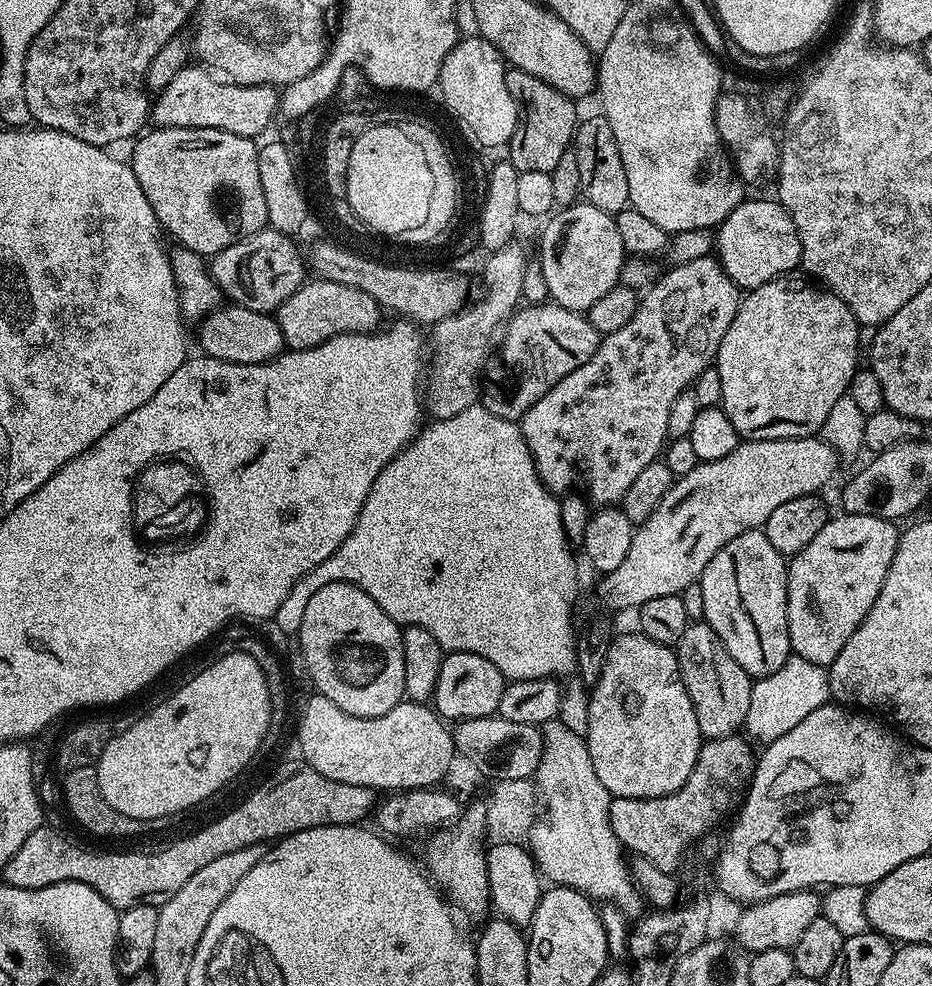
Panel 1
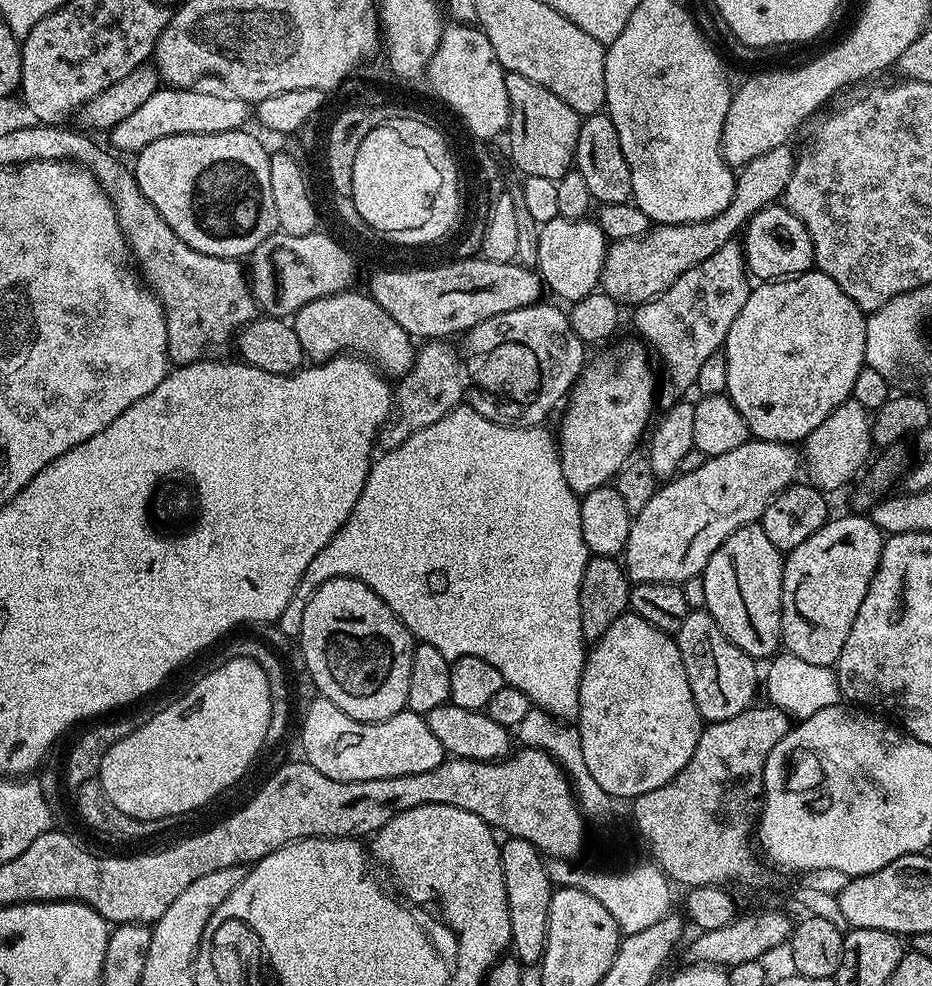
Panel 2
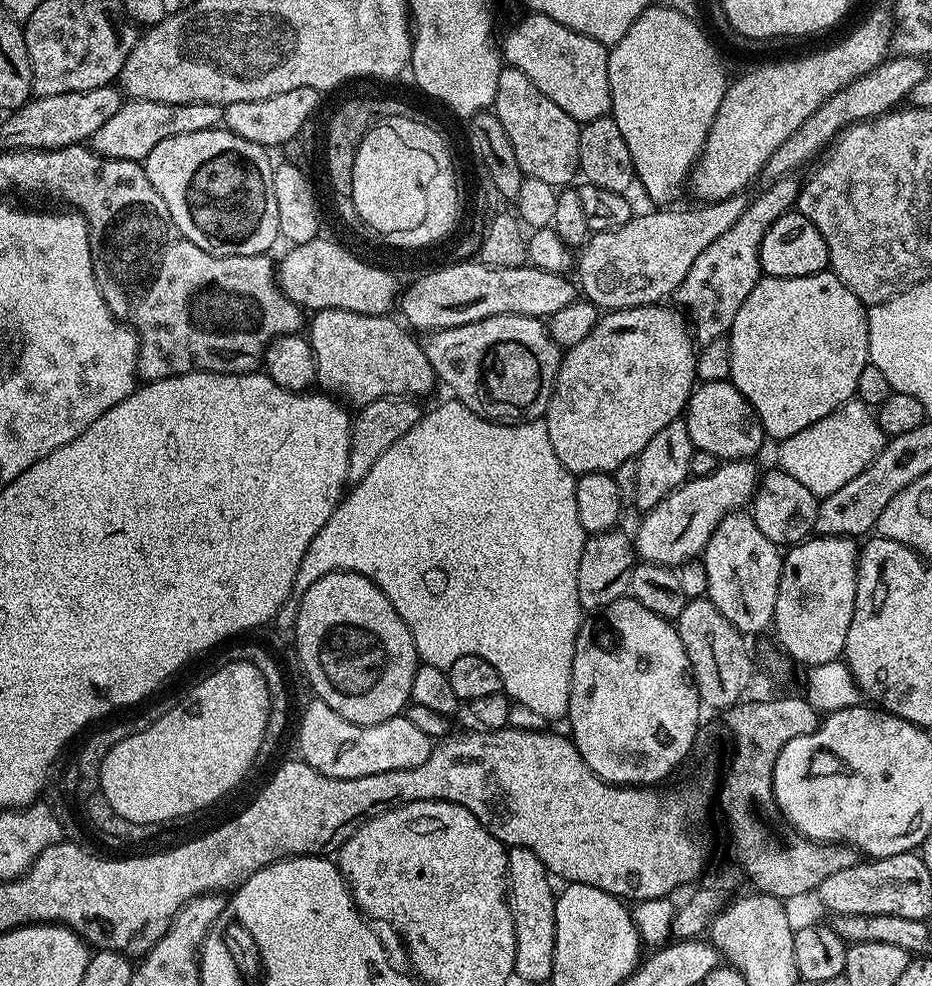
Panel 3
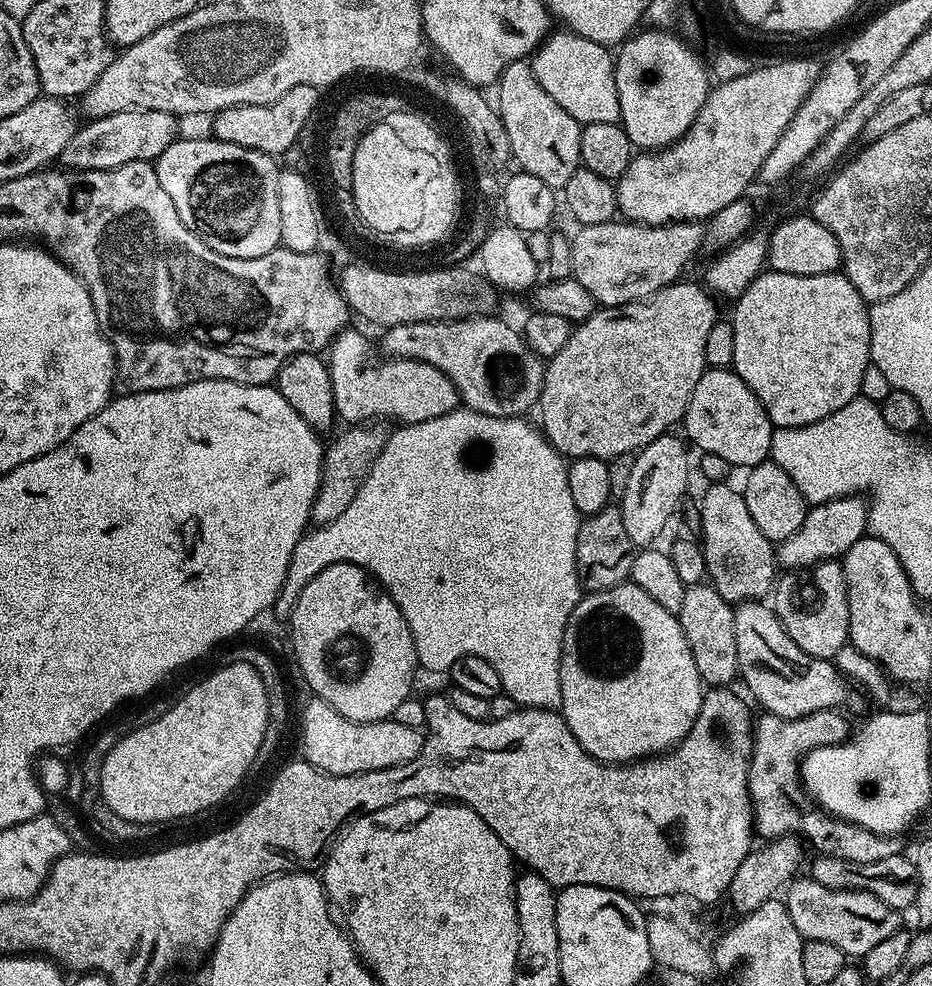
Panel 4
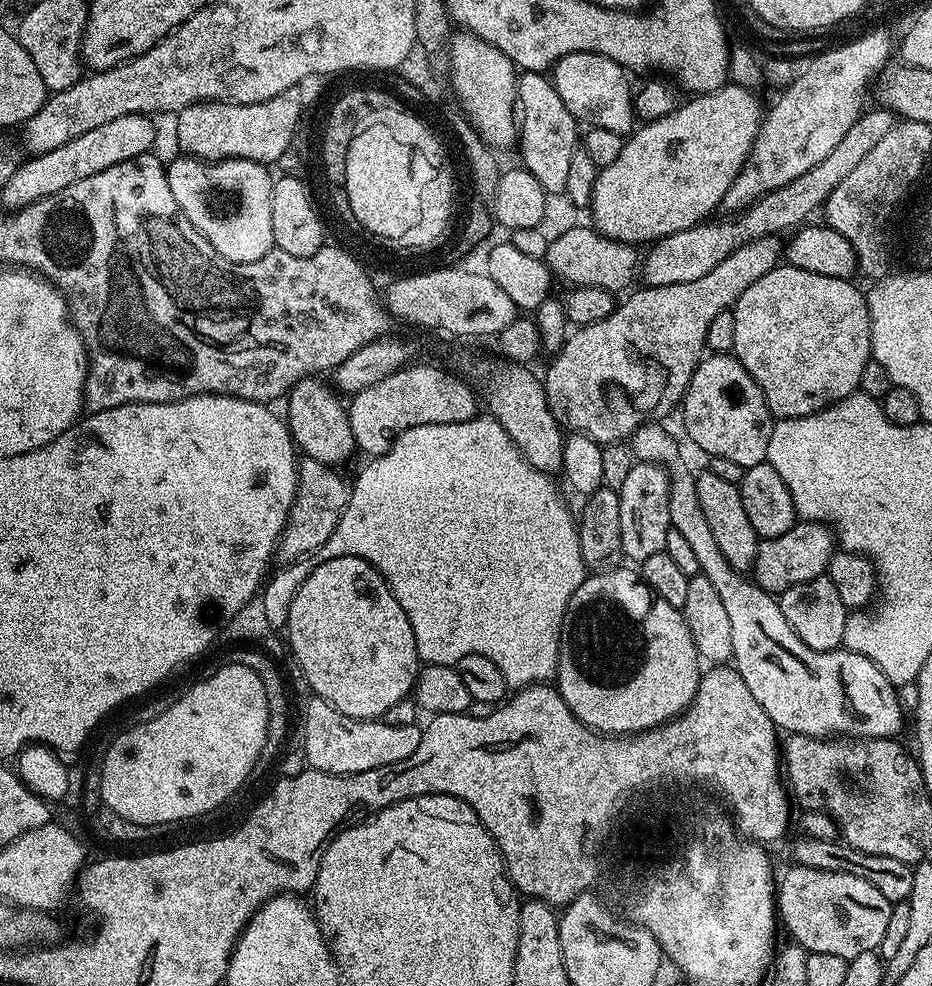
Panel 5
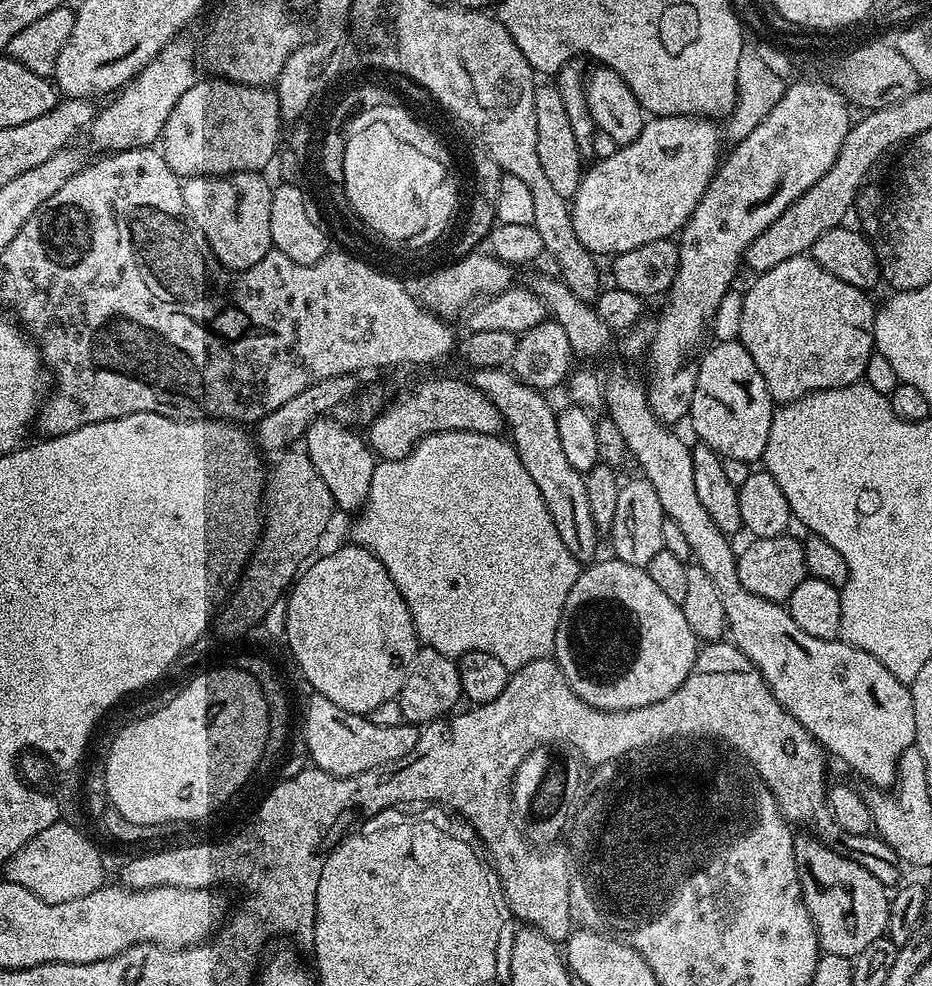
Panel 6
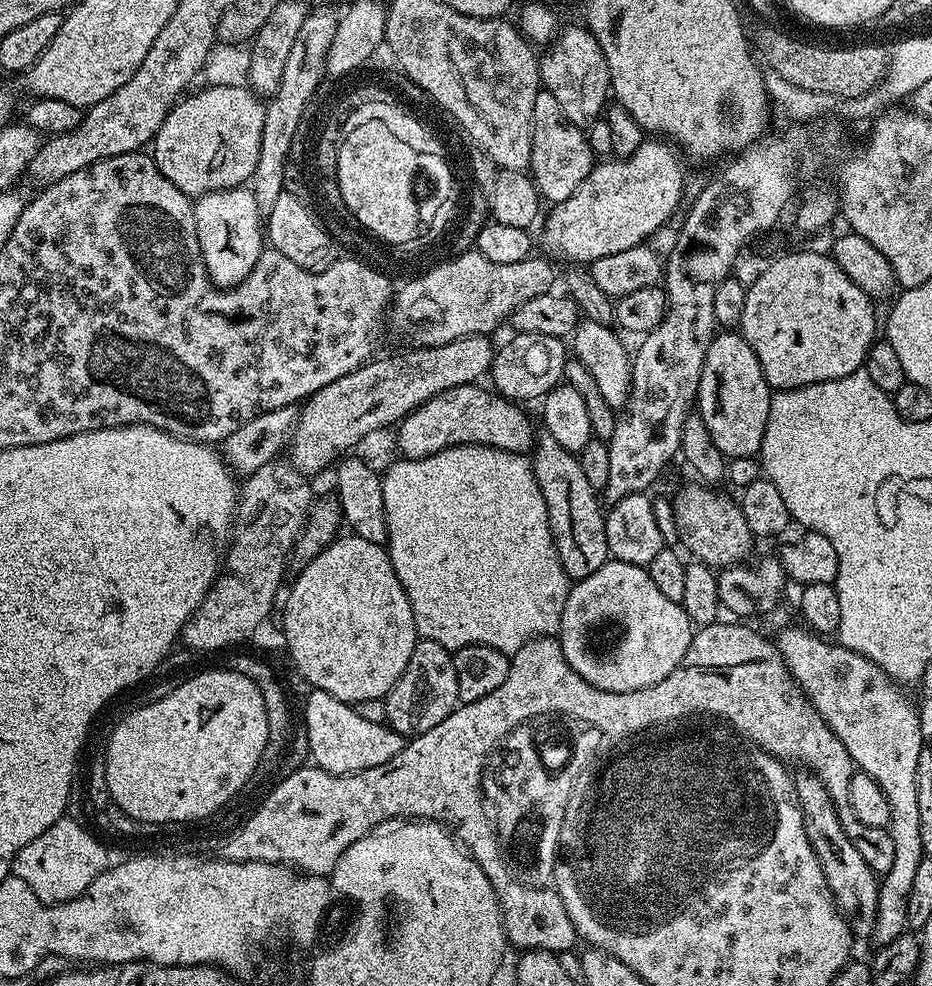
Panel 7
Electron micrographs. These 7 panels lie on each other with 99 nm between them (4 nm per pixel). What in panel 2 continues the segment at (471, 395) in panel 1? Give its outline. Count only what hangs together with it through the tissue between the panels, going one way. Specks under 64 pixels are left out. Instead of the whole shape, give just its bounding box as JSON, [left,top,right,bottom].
[378,338,466,453]

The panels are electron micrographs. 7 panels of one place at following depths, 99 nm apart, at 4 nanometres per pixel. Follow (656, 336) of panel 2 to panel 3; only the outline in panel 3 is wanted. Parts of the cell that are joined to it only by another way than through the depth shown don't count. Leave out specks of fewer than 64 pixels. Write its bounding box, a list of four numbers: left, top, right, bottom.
[674,174,801,346]

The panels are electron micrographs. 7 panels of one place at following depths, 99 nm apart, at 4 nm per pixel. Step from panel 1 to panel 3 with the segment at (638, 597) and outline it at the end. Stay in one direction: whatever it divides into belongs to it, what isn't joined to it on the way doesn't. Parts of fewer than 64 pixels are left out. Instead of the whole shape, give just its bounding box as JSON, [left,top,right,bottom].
[634,459,758,569]

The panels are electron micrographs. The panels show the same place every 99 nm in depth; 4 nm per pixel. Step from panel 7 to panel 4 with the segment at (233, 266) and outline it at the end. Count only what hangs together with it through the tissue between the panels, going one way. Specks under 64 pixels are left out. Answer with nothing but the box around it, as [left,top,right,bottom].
[154,138,282,258]

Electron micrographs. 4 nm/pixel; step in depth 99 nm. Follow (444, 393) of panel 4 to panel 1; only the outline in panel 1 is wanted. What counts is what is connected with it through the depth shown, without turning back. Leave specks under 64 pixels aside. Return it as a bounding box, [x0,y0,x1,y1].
[274,278,381,350]

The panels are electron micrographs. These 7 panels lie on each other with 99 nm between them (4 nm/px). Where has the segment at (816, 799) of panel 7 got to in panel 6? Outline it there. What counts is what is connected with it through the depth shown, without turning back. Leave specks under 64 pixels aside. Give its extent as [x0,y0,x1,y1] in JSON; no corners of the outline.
[792,834,890,958]

